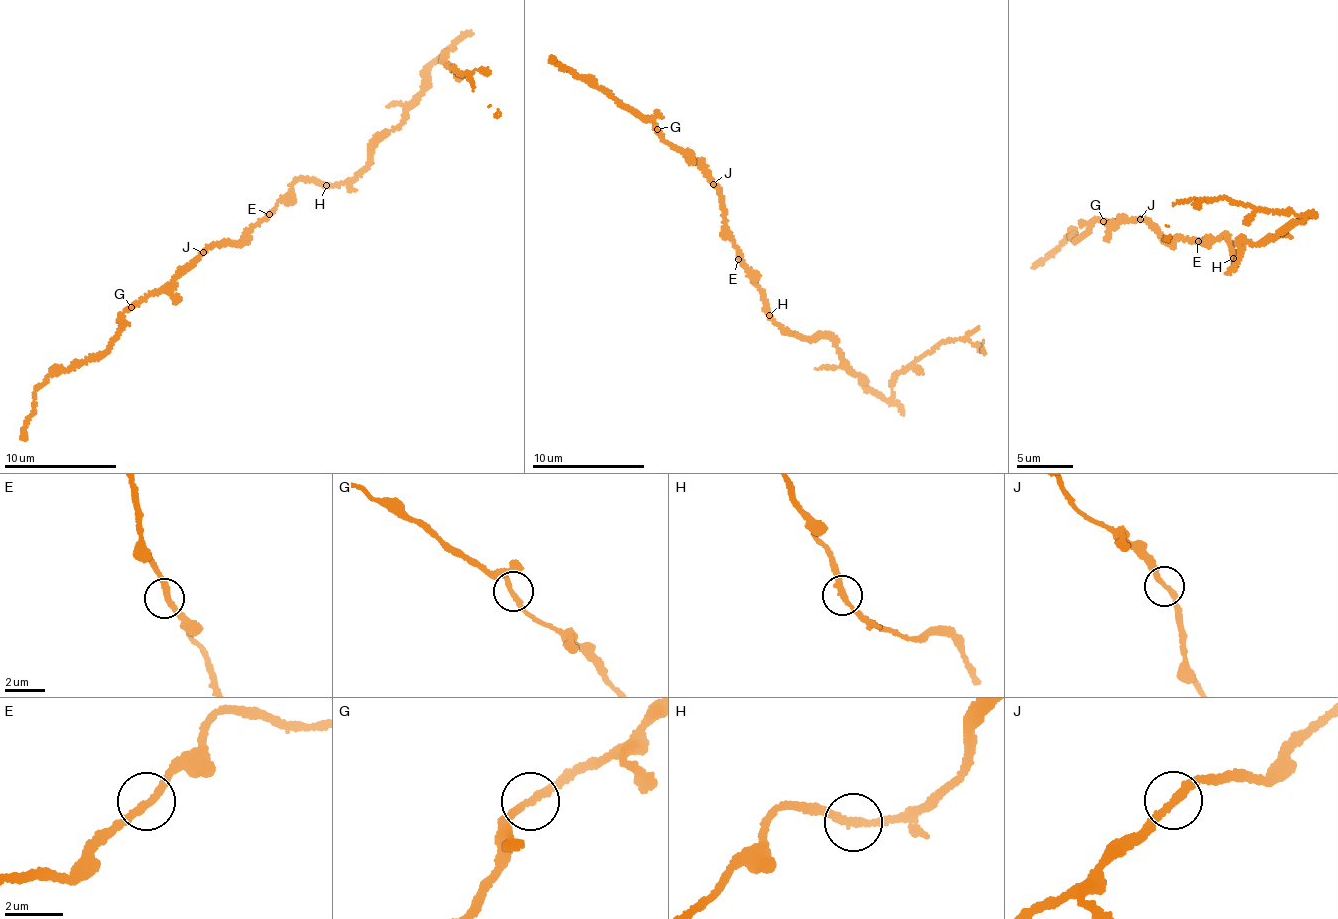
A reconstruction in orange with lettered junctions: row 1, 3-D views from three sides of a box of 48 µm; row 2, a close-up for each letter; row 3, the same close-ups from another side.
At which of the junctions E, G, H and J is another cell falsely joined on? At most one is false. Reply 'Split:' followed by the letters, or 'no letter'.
Split: no letter

